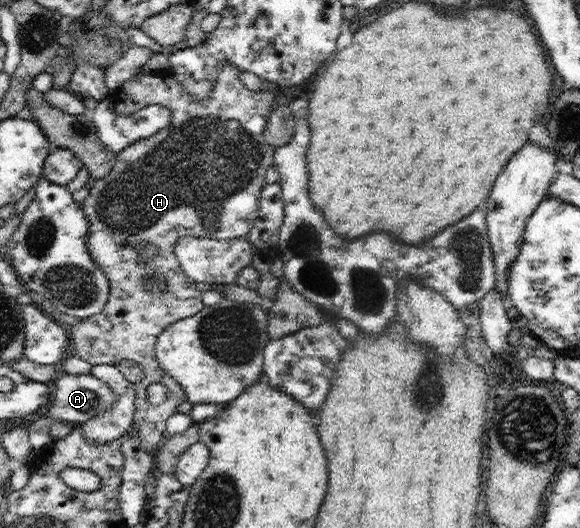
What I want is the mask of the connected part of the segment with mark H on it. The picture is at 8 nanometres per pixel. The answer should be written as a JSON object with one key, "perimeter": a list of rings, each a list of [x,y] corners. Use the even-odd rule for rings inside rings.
{"perimeter":[[[220,61],[221,71],[213,84],[211,91],[209,92],[209,99],[205,105],[201,105],[174,77],[169,76],[167,73],[159,73],[154,75],[141,74],[136,75],[134,78],[127,80],[122,83],[122,86],[115,92],[111,93],[111,99],[115,104],[116,112],[122,116],[130,116],[135,112],[138,112],[141,108],[146,108],[151,104],[159,104],[160,106],[165,106],[171,112],[170,124],[159,130],[155,135],[137,140],[136,142],[130,143],[124,150],[117,153],[117,159],[115,160],[115,165],[112,167],[111,171],[104,178],[97,179],[94,186],[89,188],[88,197],[82,202],[81,208],[85,212],[86,218],[89,222],[89,231],[87,238],[87,247],[90,251],[90,256],[92,260],[106,273],[109,280],[109,297],[106,301],[105,307],[102,312],[97,315],[90,316],[88,318],[81,319],[79,323],[74,326],[68,326],[68,336],[70,342],[71,352],[78,355],[82,360],[89,362],[91,365],[98,364],[110,364],[115,365],[117,362],[122,360],[133,360],[136,364],[140,364],[144,376],[141,378],[140,382],[135,385],[136,399],[134,399],[134,421],[132,421],[132,428],[138,433],[138,438],[140,438],[140,443],[149,452],[149,455],[154,455],[157,448],[164,442],[166,438],[166,422],[170,416],[173,416],[178,412],[178,406],[182,405],[182,402],[186,401],[185,390],[179,385],[176,379],[173,379],[170,374],[168,374],[161,366],[155,357],[155,346],[157,343],[157,338],[166,330],[167,326],[178,322],[189,316],[194,316],[197,312],[200,312],[205,304],[203,303],[202,292],[200,292],[195,285],[195,281],[192,280],[179,265],[179,260],[176,258],[174,245],[175,242],[182,238],[183,236],[197,236],[200,238],[210,238],[210,239],[230,239],[240,238],[242,236],[248,235],[250,229],[253,227],[254,221],[258,218],[258,209],[260,204],[261,188],[266,185],[264,181],[264,176],[266,176],[266,171],[271,168],[273,161],[273,154],[275,149],[272,144],[266,140],[263,132],[267,125],[267,114],[272,110],[272,104],[274,104],[275,94],[268,91],[268,89],[263,89],[260,91],[249,90],[240,81],[240,74],[242,73],[236,65],[232,65],[230,61]],[[143,242],[151,242],[158,247],[159,253],[151,260],[143,260],[139,256],[139,250],[143,245]],[[149,278],[159,278],[159,286],[161,286],[161,293],[159,296],[154,294],[154,291],[147,285],[147,280]],[[160,383],[167,386],[166,400],[160,405],[150,405],[148,404],[148,387],[151,384]]]}

